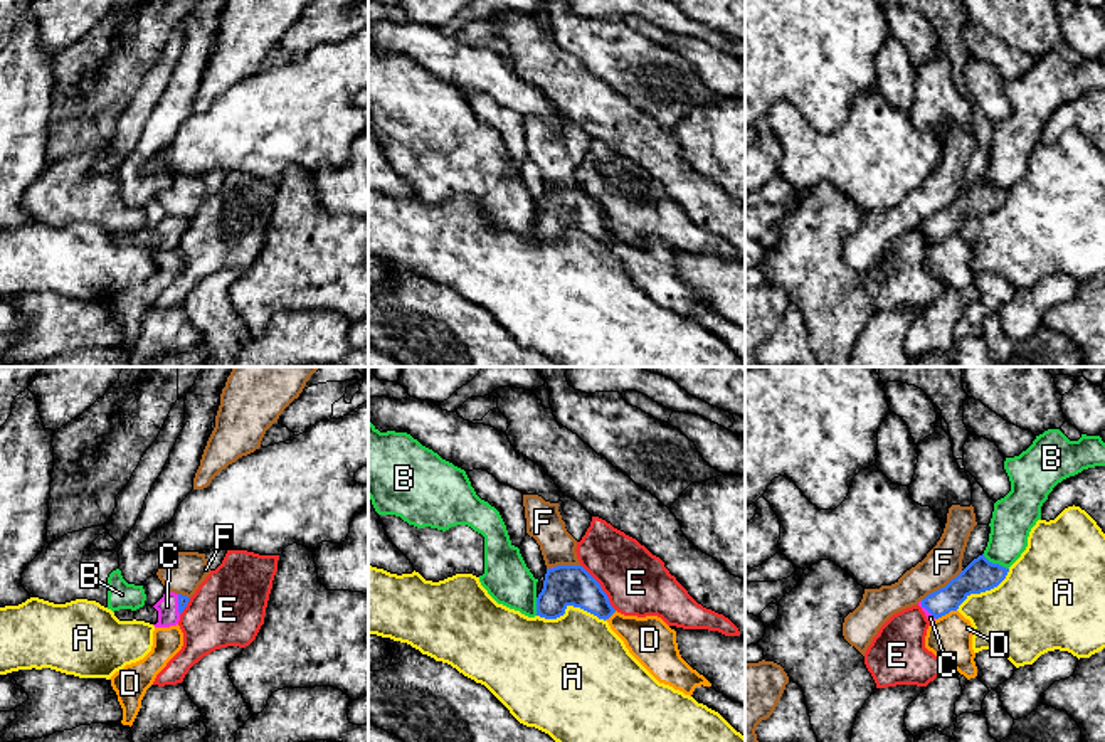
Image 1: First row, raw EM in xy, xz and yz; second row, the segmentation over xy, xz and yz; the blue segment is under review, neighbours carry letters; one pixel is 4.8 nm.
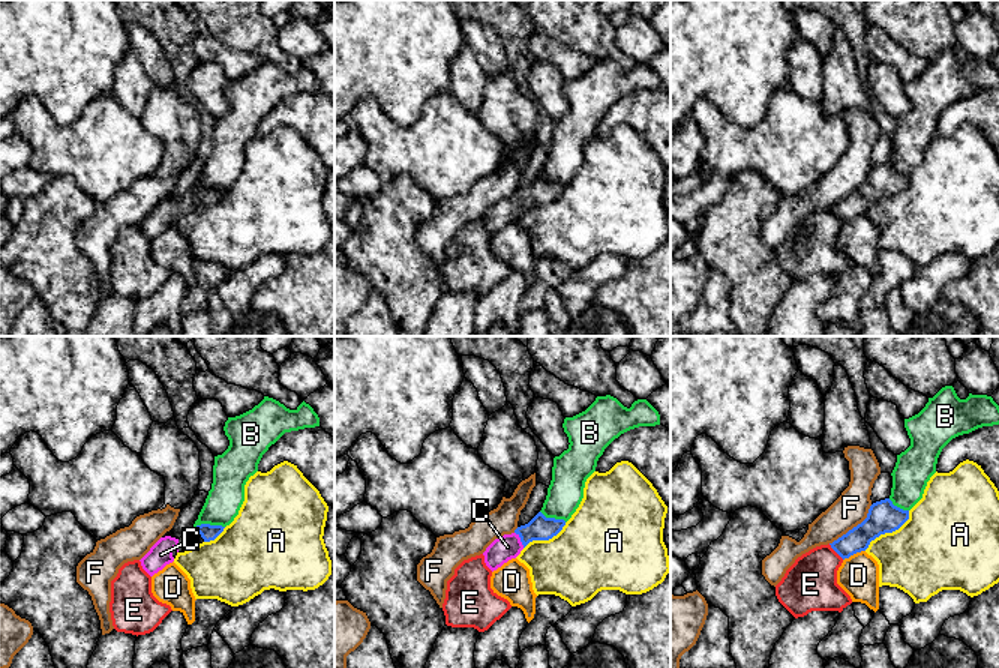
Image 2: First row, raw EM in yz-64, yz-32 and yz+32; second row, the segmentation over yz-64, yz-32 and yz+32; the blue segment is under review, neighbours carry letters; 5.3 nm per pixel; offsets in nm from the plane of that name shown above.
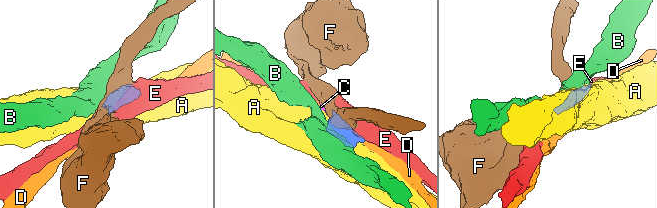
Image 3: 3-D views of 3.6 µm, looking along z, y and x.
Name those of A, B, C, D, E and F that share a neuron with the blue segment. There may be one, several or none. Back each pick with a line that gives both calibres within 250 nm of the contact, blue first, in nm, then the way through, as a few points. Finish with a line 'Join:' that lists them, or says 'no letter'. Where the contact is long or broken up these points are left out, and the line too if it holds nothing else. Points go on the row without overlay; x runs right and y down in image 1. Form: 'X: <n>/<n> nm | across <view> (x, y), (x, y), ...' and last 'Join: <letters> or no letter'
C: 50/100 nm
Join: C

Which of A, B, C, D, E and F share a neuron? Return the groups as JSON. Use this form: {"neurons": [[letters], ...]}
{"neurons": [["A"], ["B"], ["C"], ["D"], ["E"], ["F"]]}

